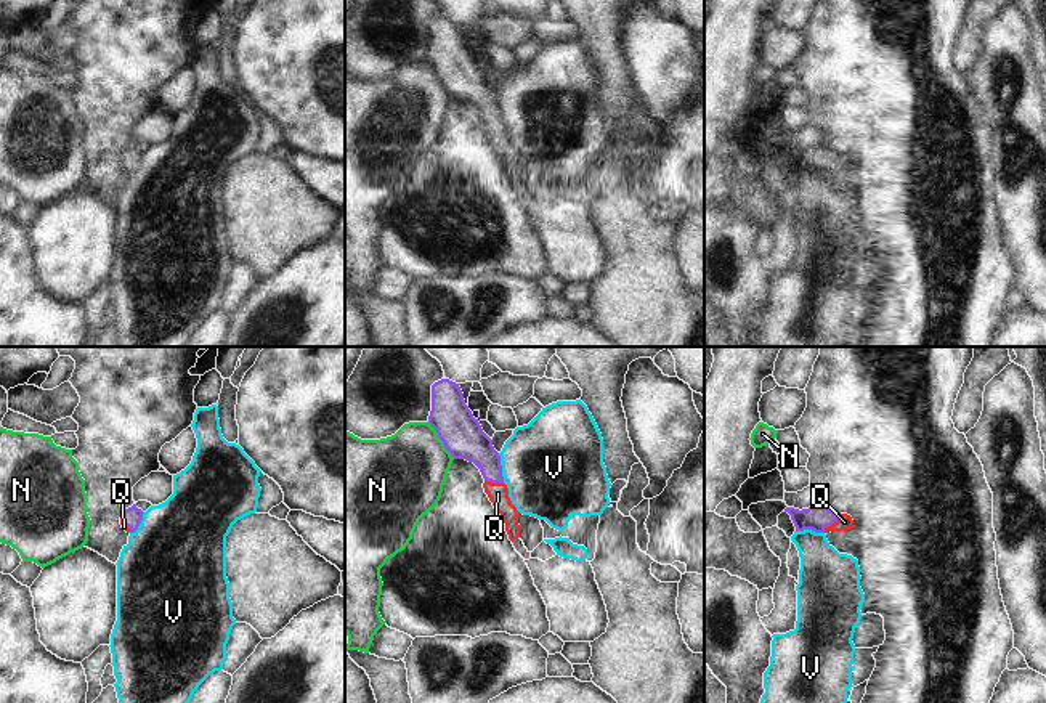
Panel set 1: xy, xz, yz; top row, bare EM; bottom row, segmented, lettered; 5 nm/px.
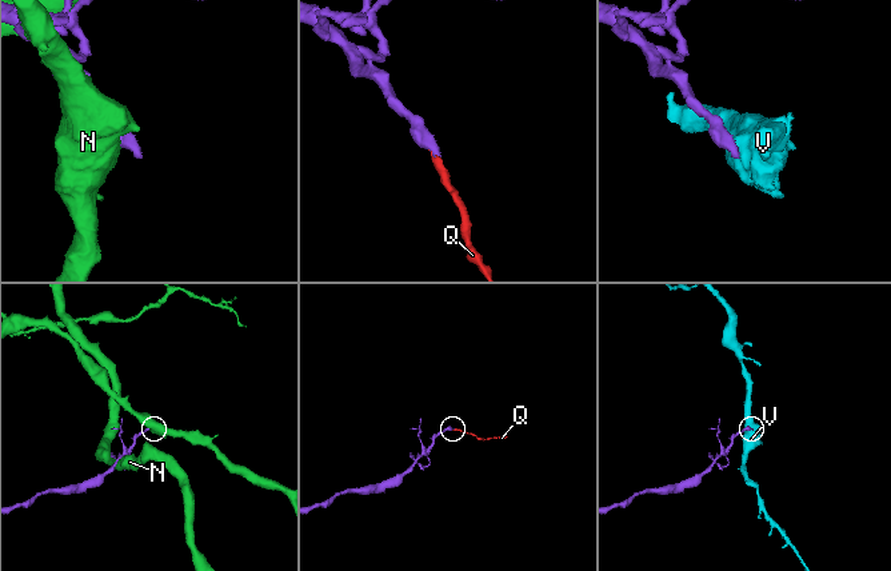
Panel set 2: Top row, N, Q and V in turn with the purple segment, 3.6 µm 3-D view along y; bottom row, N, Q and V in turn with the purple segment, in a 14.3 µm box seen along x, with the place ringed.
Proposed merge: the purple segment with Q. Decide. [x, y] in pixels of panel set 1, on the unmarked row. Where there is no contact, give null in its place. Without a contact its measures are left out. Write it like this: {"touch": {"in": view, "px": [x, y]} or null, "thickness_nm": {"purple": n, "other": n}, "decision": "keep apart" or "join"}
{"touch": {"in": "yz", "px": [831, 164]}, "thickness_nm": {"purple": 120, "other": 80}, "decision": "join"}

